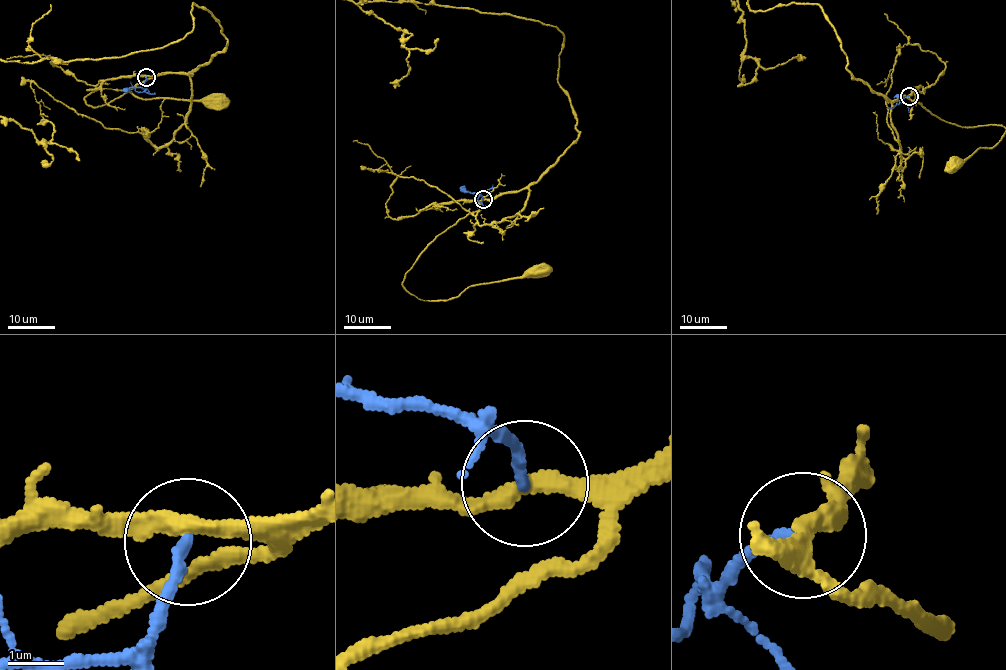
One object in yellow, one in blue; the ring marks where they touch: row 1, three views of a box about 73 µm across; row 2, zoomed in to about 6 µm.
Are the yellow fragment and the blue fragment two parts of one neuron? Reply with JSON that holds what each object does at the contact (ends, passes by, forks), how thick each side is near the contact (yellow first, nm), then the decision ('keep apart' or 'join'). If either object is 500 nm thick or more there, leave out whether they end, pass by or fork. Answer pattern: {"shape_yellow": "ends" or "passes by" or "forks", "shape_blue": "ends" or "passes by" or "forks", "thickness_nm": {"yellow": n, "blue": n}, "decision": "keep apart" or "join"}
{"shape_yellow": "passes by", "shape_blue": "ends", "thickness_nm": {"yellow": 280, "blue": 200}, "decision": "keep apart"}

